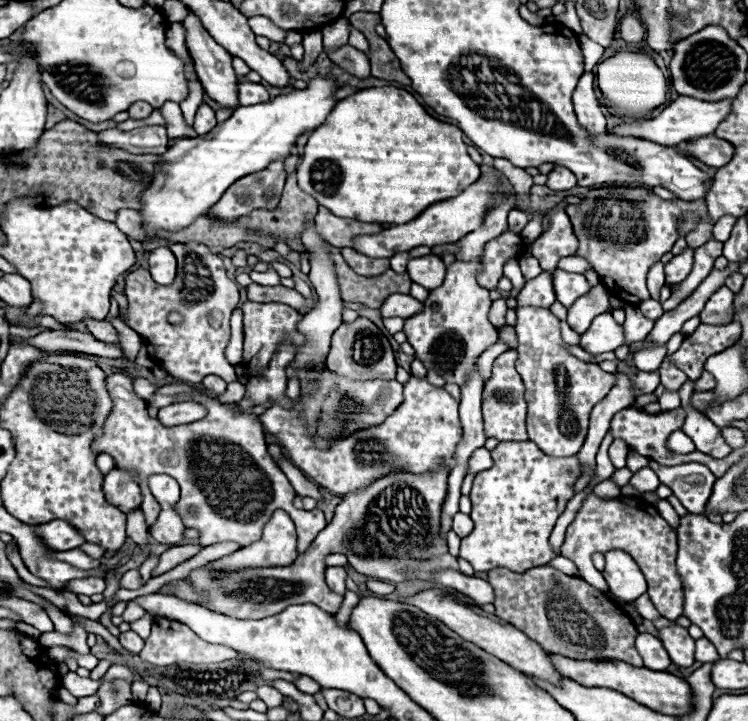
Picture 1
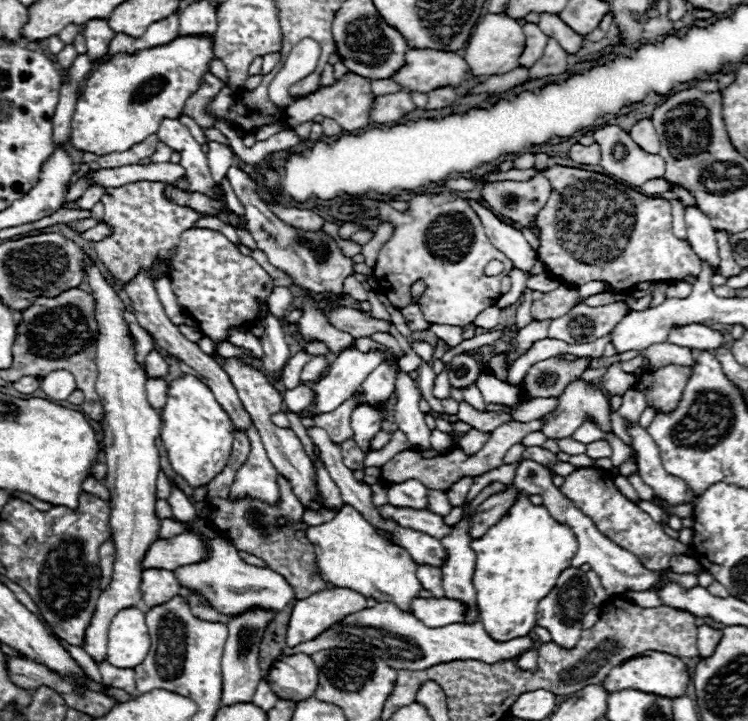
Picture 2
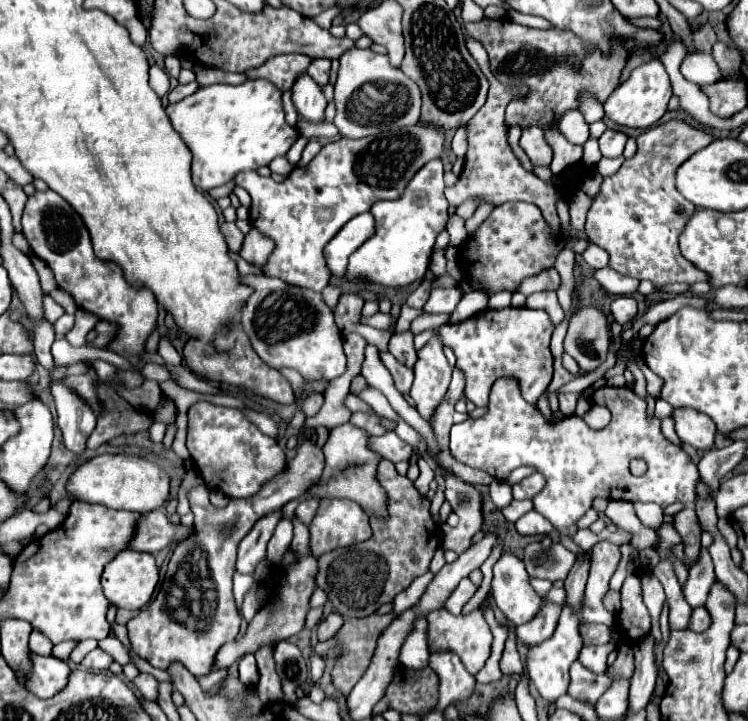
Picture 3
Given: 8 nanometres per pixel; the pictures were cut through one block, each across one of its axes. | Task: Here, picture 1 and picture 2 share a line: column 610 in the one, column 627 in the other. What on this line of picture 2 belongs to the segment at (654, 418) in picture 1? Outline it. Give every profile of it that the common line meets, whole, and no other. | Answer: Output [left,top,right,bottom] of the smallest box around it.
[626,422,696,506]

